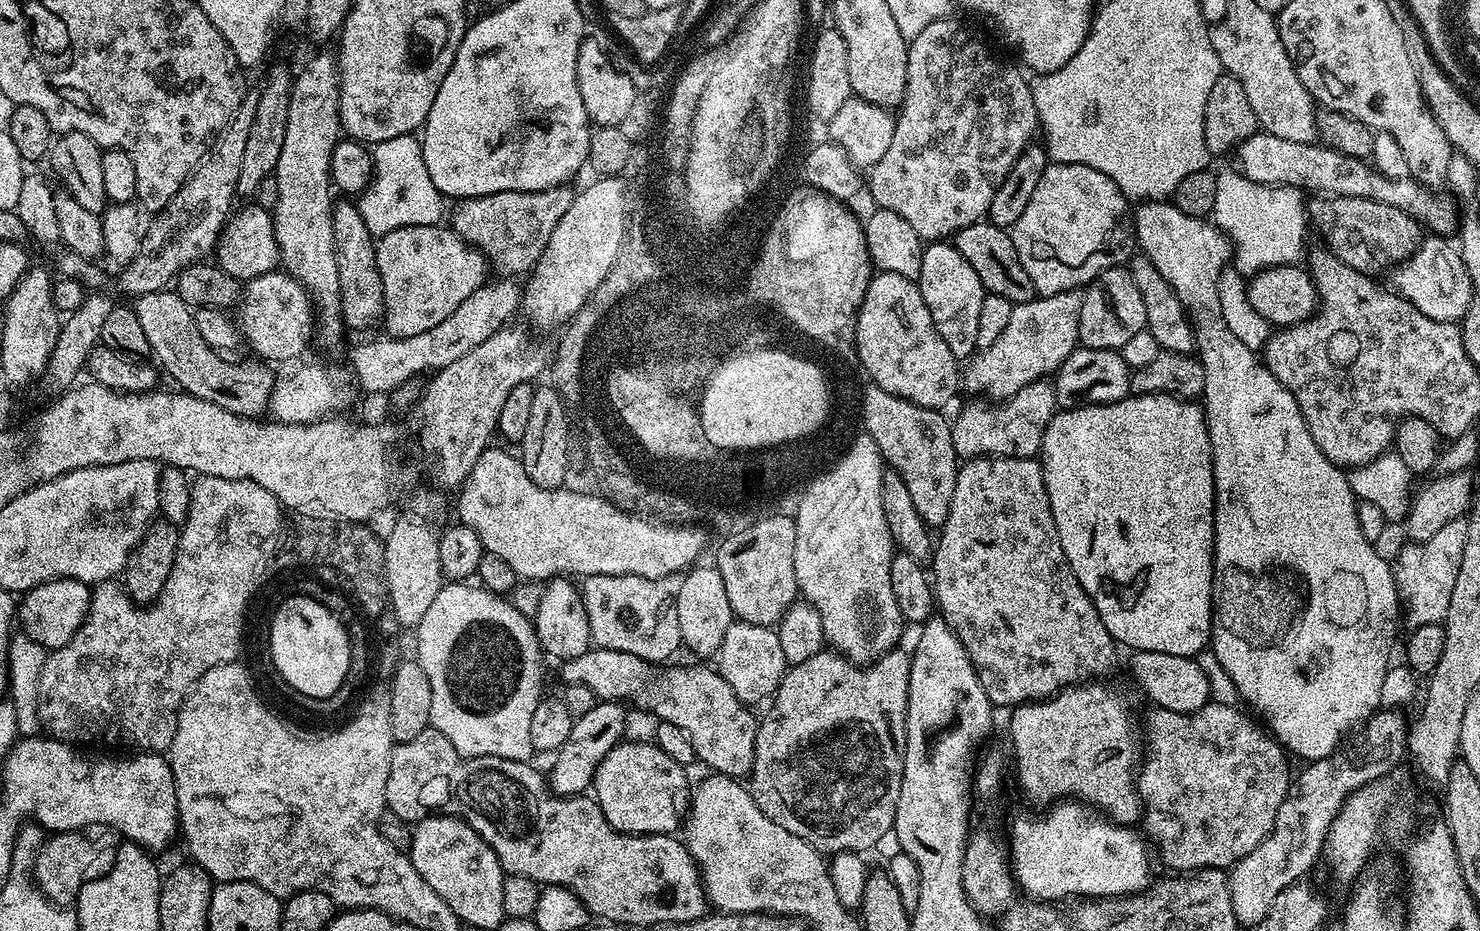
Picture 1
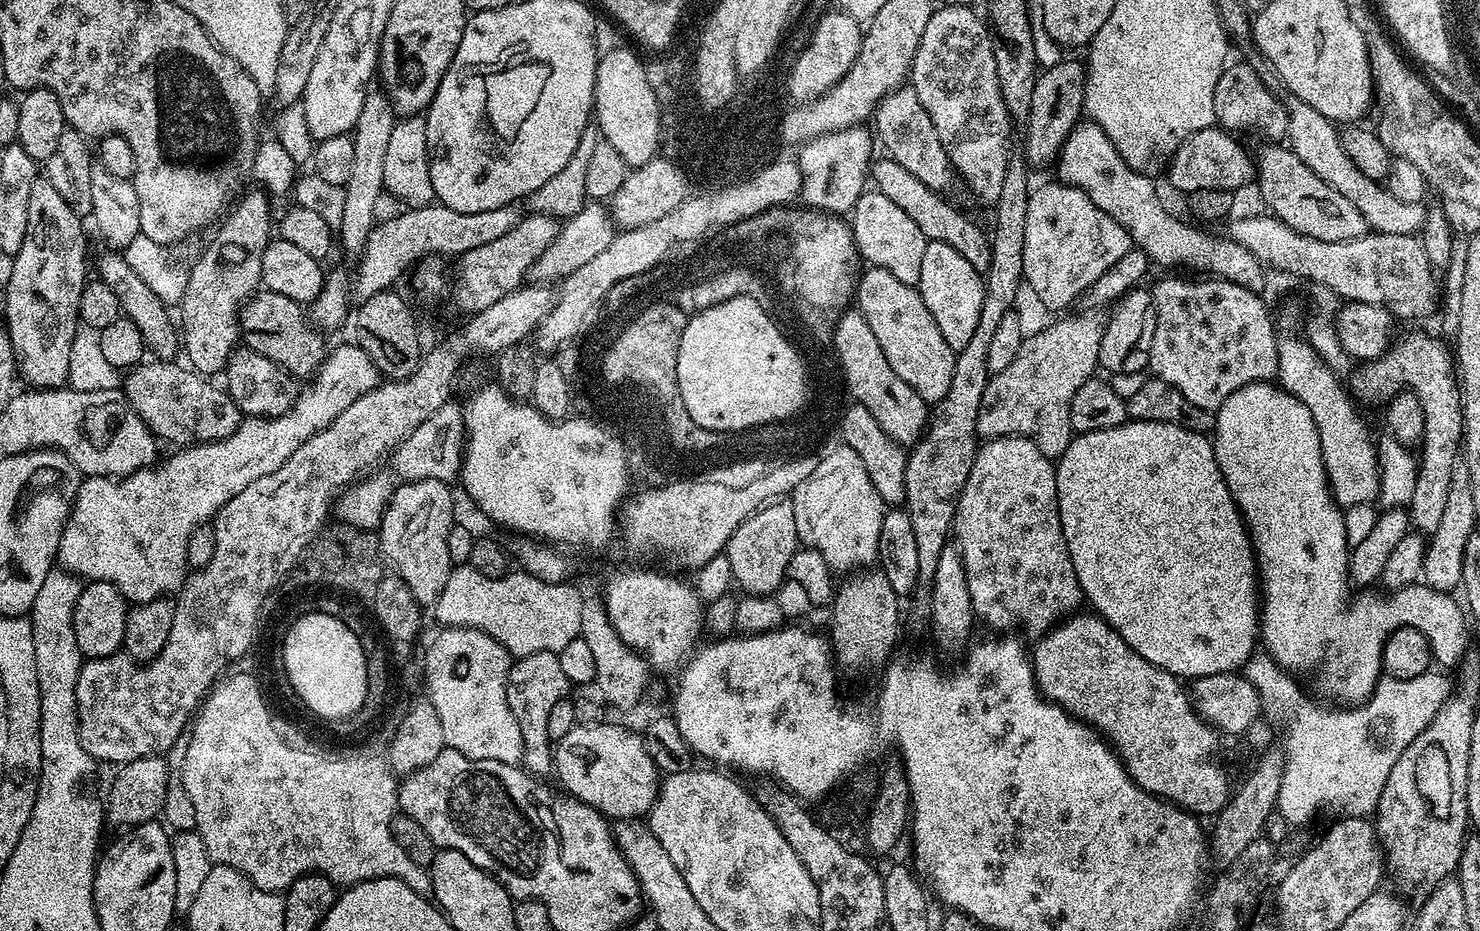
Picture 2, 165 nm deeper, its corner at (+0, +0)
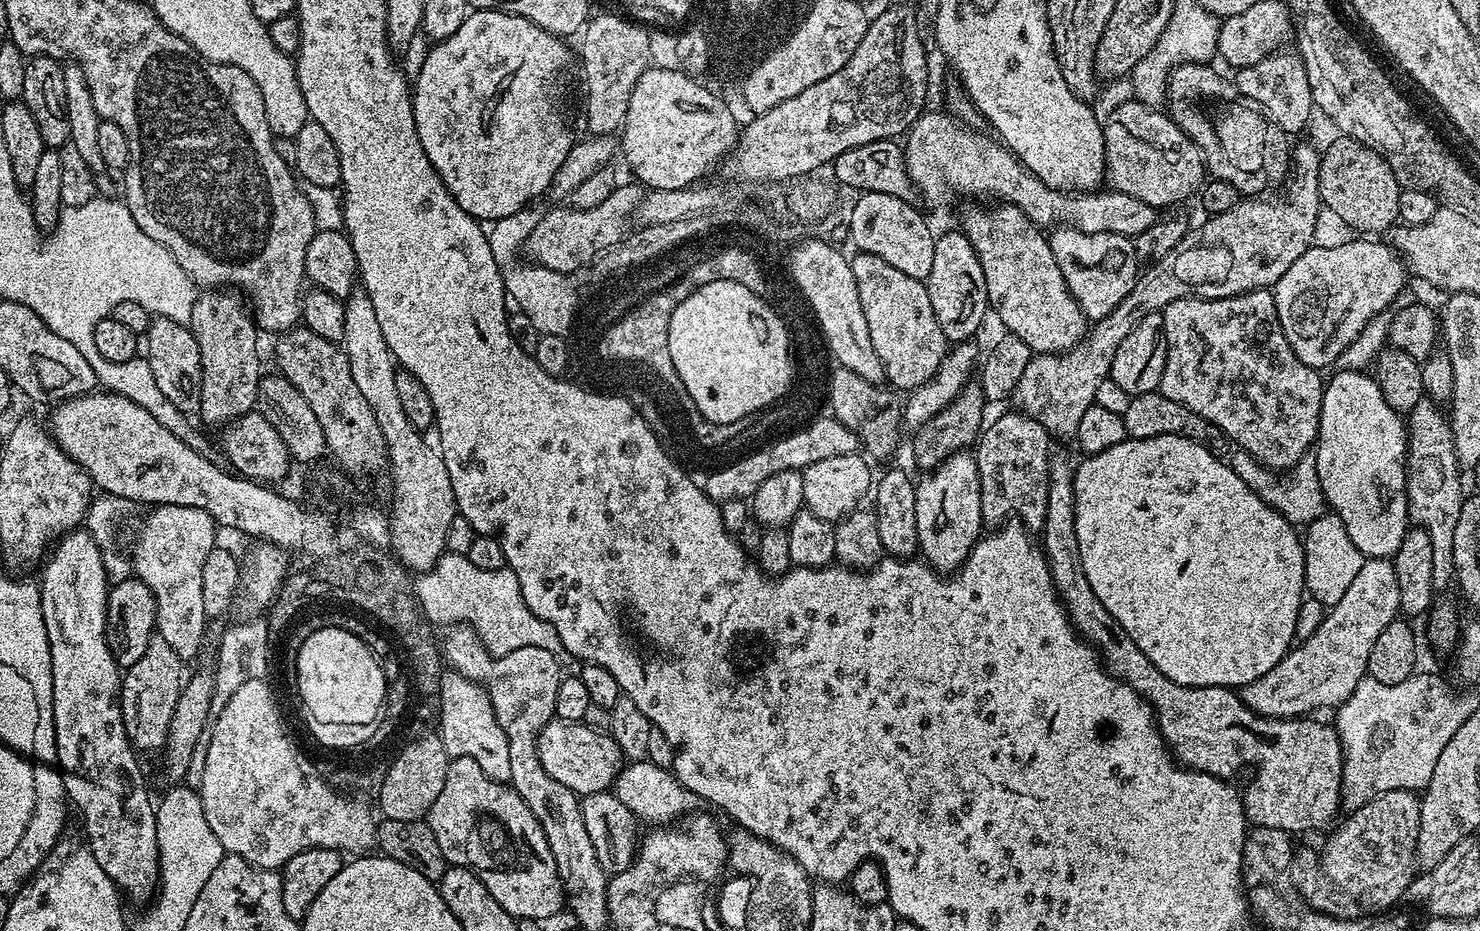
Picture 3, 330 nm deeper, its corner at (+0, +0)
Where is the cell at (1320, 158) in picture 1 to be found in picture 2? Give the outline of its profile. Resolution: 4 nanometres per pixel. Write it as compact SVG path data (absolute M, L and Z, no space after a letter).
M1213 126L1206 130L1198 130L1167 161L1168 180L1181 194L1187 194L1194 190L1226 190L1232 192L1243 184L1253 183L1257 175L1253 153L1248 153L1239 144L1233 133Z

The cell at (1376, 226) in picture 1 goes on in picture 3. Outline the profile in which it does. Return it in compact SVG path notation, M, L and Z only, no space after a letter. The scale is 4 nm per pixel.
M1207 63L1202 64L1179 64L1178 67L1173 68L1170 75L1168 75L1168 91L1166 93L1166 111L1175 124L1186 133L1191 140L1196 143L1198 150L1204 155L1204 167L1215 179L1221 180L1222 182L1230 182L1230 186L1234 186L1243 194L1245 197L1255 196L1263 193L1271 184L1285 183L1286 177L1290 172L1290 143L1288 144L1289 137L1281 130L1277 124L1270 122L1268 117L1256 107L1255 104L1251 104L1241 92L1236 90L1236 85L1231 79L1228 80L1224 76L1219 76L1214 69L1208 68Z

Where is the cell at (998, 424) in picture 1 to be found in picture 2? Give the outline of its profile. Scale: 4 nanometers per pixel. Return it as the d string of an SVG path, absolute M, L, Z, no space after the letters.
M1088 310L1082 314L1084 315L1065 315L1060 318L1065 320L1060 320L1057 324L1034 333L1033 336L1032 333L1025 335L1014 362L1010 362L1006 370L989 375L988 385L982 394L982 406L978 406L977 437L989 441L1003 436L1021 436L1034 442L1034 446L1038 446L1038 450L1042 450L1042 454L1046 454L1048 460L1055 462L1060 459L1066 446L1070 446L1074 435L1070 422L1070 406L1074 402L1074 394L1078 394L1080 387L1097 375L1100 362L1098 346L1102 346L1102 334L1106 323L1103 311Z

